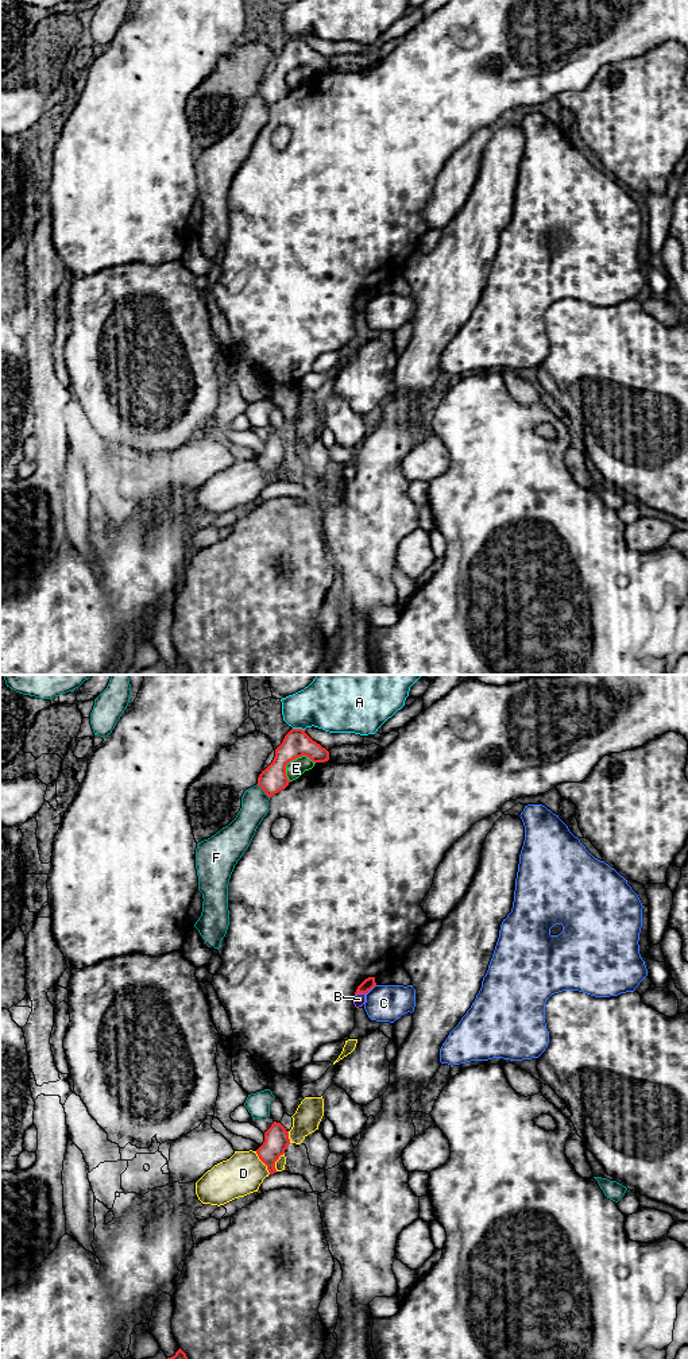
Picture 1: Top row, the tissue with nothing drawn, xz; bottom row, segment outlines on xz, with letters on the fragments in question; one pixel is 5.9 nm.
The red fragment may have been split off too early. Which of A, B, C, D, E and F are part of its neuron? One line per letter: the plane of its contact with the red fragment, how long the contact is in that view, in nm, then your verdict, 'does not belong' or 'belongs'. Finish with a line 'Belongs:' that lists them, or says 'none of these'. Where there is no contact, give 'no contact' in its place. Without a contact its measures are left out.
A: xz | 70 nm | does not belong
B: xz | 70 nm | does not belong
C: xz | 80 nm | does not belong
D: xz | 170 nm | does not belong
E: xz | 200 nm | does not belong
F: xz | 120 nm | does not belong
Belongs: none of these

